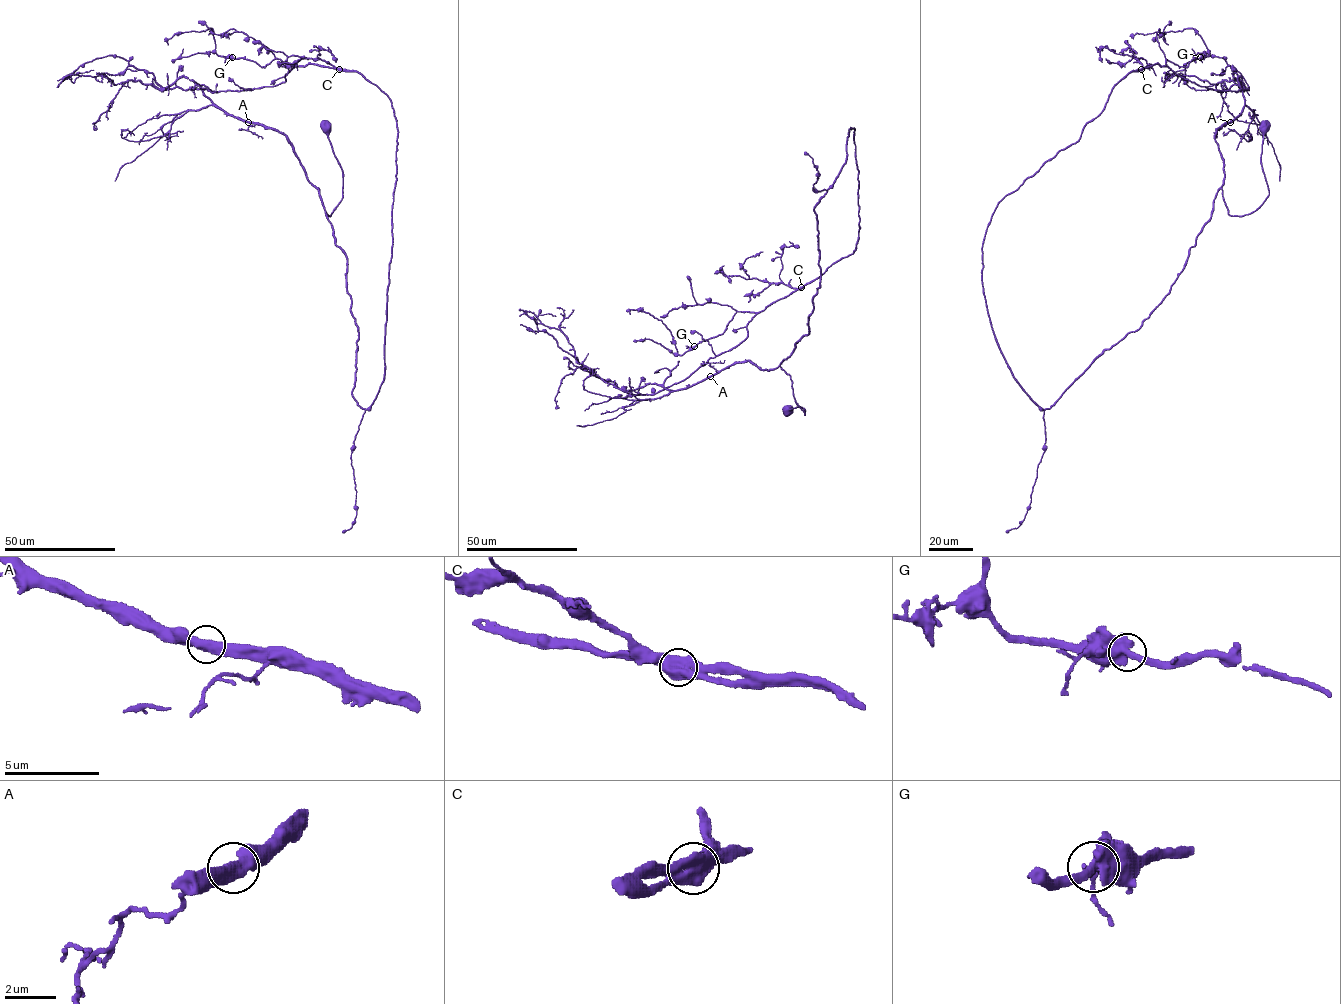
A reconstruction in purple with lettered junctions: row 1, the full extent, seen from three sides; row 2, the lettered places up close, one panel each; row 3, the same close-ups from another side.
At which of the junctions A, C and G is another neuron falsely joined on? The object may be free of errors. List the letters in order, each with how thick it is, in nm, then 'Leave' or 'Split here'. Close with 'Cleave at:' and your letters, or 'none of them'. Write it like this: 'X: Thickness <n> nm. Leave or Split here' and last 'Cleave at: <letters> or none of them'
A: Thickness 480 nm. Leave
C: Thickness 650 nm. Split here
G: Thickness 500 nm. Leave
Cleave at: C

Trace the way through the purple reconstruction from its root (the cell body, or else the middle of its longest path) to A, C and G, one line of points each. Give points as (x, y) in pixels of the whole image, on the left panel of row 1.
A: (323, 127), (343, 173), (343, 197), (330, 216), (325, 210), (319, 189), (309, 181), (286, 137), (248, 122)
C: (323, 127), (343, 173), (330, 216), (283, 134), (226, 114), (203, 90), (273, 87), (308, 64), (339, 69)
G: (323, 127), (343, 173), (330, 216), (283, 134), (226, 114), (203, 92), (273, 87), (294, 67), (232, 57)

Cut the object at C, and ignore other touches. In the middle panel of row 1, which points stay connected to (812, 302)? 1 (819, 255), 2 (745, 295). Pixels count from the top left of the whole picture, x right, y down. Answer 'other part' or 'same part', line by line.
1: same part
2: other part

